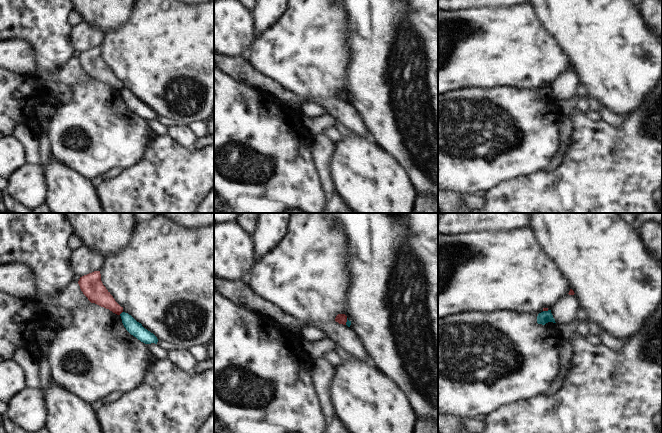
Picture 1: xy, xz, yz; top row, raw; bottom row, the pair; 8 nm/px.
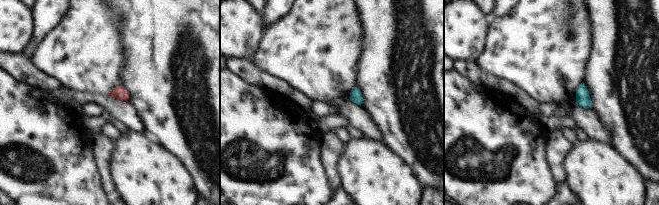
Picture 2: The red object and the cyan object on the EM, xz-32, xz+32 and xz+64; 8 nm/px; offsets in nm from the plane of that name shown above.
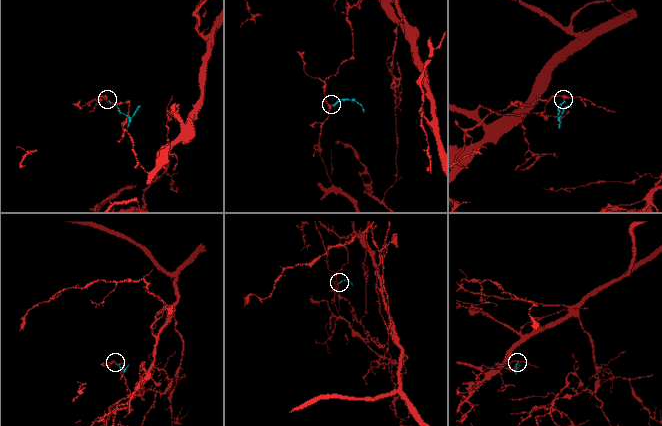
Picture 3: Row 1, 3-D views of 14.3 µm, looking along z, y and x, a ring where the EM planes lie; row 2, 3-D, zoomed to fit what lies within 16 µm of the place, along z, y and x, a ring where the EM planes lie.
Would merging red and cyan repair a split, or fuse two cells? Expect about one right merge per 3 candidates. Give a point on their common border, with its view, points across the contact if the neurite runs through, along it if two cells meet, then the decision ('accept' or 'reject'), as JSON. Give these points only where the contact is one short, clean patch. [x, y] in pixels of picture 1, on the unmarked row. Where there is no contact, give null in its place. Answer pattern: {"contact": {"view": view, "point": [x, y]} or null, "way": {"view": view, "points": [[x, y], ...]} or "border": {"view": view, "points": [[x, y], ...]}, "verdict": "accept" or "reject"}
{"contact": {"view": "xy", "point": [120, 89]}, "border": {"view": "xy", "points": [[122, 87], [119, 90]]}, "verdict": "reject"}

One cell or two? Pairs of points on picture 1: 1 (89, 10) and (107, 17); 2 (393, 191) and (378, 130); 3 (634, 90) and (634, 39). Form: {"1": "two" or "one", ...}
{"1": "one", "2": "two", "3": "one"}

